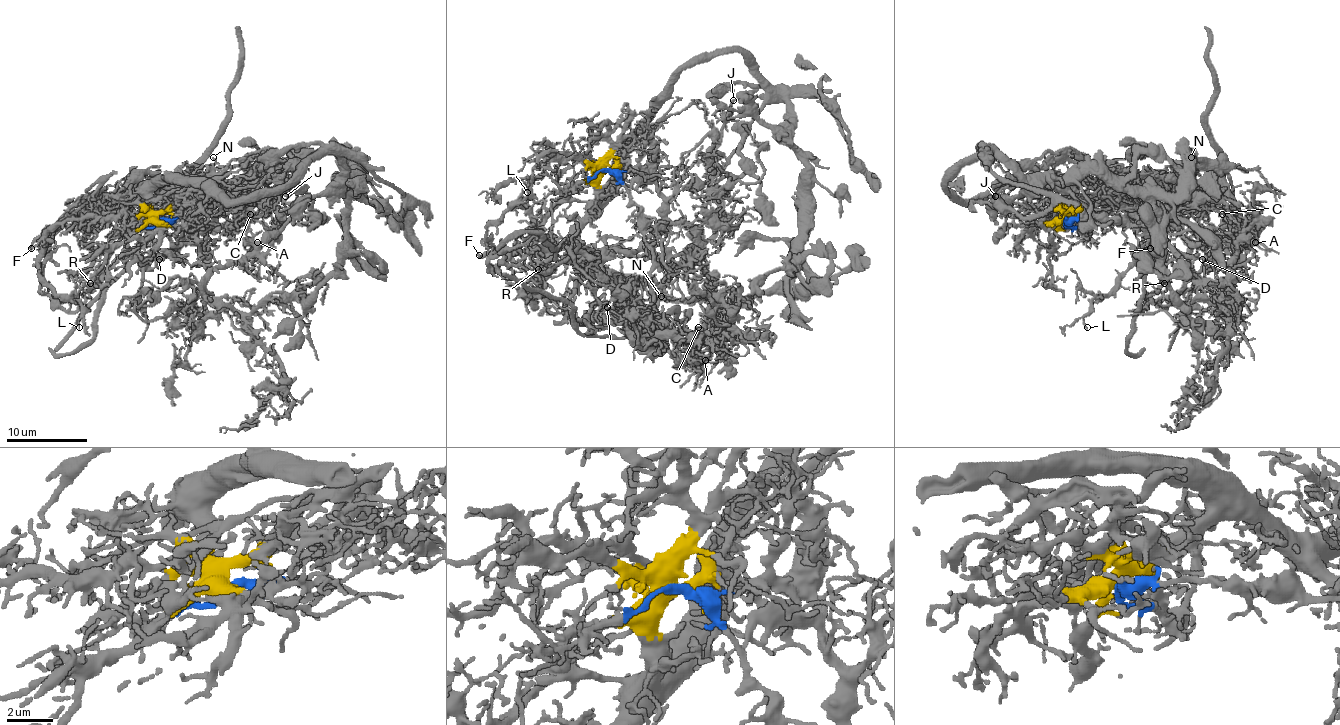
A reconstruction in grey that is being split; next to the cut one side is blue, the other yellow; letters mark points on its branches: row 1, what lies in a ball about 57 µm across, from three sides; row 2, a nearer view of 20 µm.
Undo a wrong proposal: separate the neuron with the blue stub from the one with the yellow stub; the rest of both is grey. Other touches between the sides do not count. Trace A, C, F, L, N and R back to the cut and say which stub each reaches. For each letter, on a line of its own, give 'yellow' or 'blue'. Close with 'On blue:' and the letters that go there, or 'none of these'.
A: blue
C: blue
F: yellow
L: yellow
N: blue
R: yellow
On blue: A, C, N

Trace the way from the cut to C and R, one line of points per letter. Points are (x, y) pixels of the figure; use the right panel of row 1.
C: (1064, 220), (1121, 218), (1135, 208), (1149, 206), (1149, 190), (1163, 178), (1204, 192), (1222, 214)
R: (1064, 220), (1098, 198), (1115, 198), (1139, 222), (1151, 243), (1163, 283)

